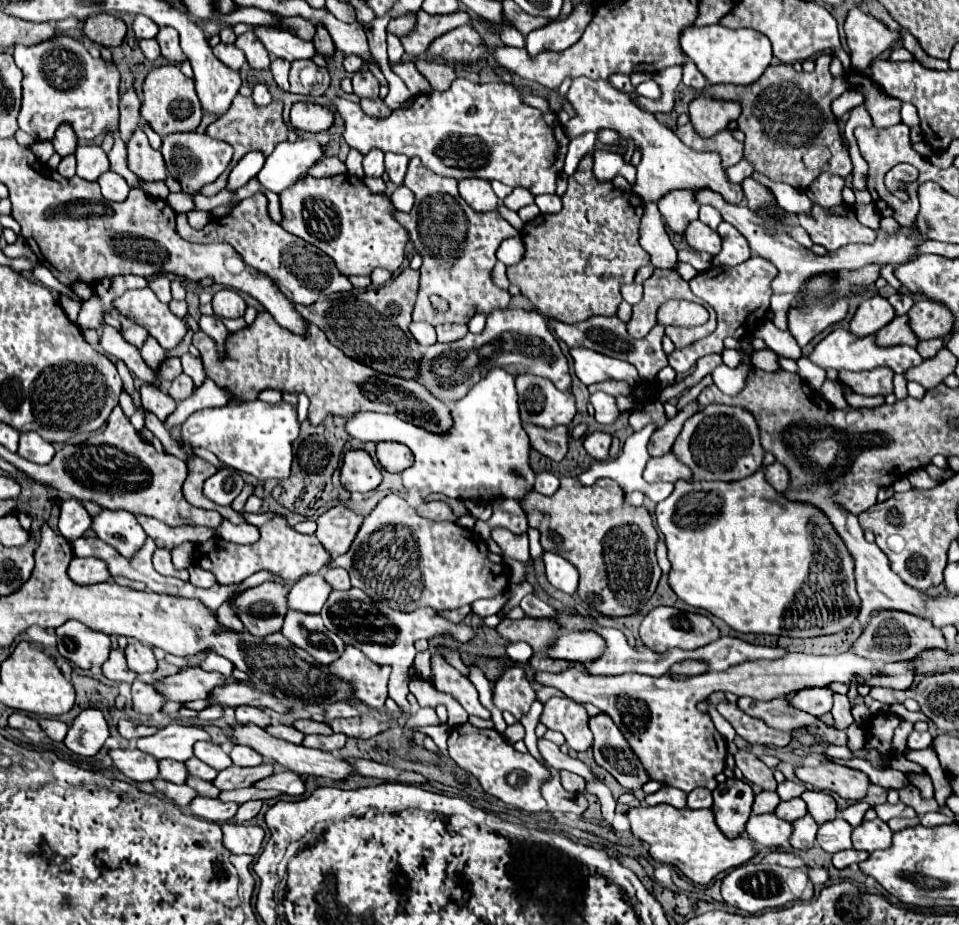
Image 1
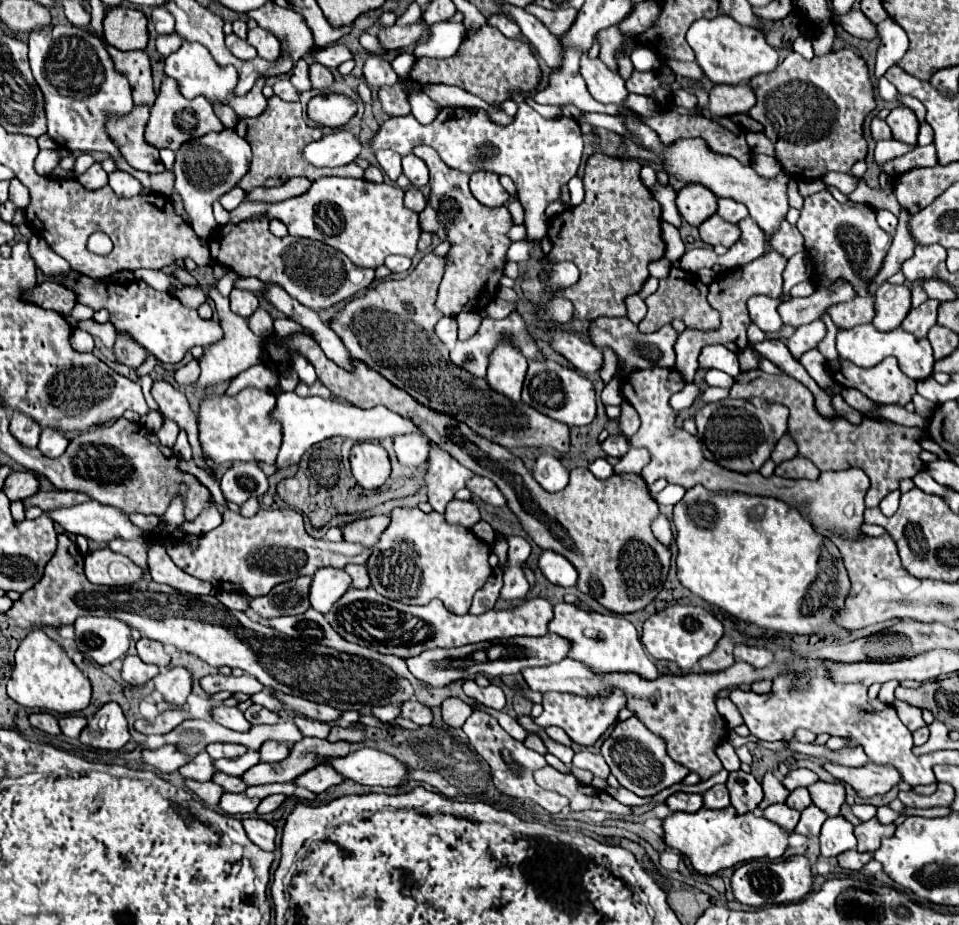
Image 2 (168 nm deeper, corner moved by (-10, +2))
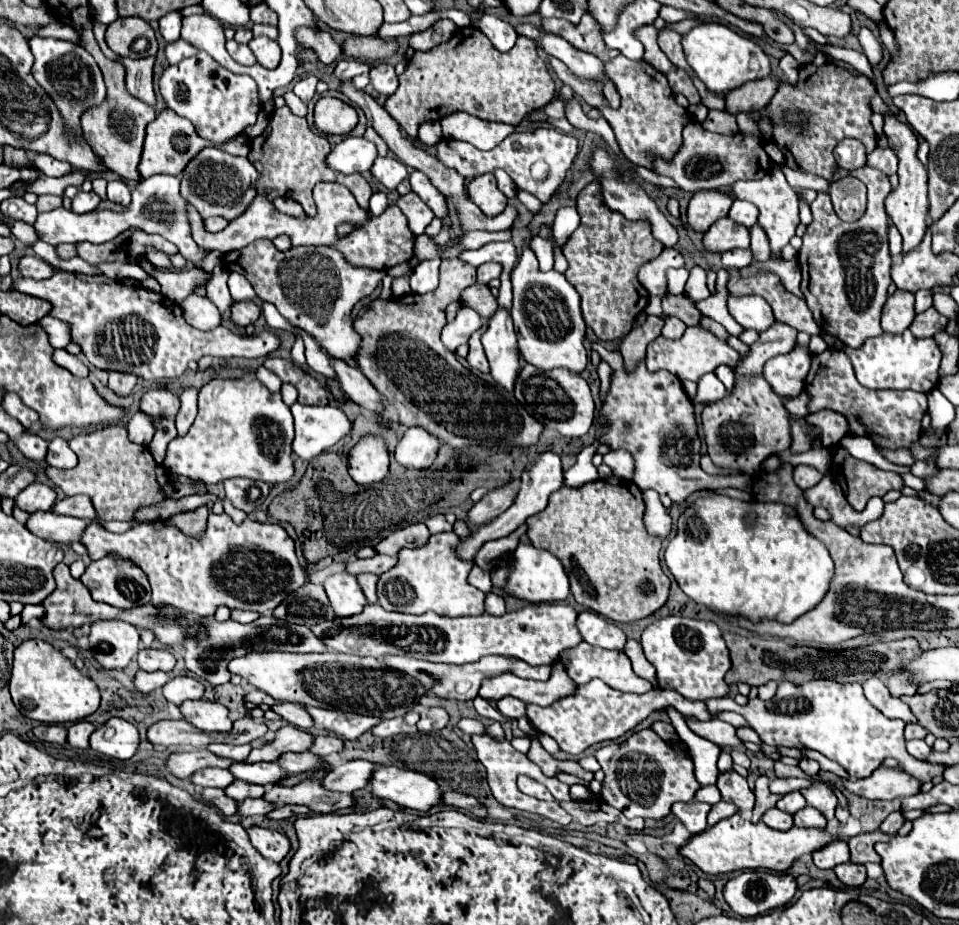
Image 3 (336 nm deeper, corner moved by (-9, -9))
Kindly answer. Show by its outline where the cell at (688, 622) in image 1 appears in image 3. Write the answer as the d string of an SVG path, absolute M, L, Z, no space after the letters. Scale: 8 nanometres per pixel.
M668 615L644 629L642 649L646 659L656 667L658 683L662 689L674 689L694 701L728 695L724 675L730 669L730 657L716 623Z

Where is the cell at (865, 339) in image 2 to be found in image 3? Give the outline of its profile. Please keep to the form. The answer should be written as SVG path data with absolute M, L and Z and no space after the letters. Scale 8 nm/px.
M904 331L902 335L882 333L878 337L870 337L858 349L844 345L844 353L852 361L858 381L870 389L912 389L928 393L936 387L936 381L940 379L940 349L936 341L916 339L910 331Z

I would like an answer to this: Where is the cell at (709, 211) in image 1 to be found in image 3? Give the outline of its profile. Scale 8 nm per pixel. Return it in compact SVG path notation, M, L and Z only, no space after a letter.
M734 199L728 217L734 219L736 223L744 225L744 227L752 227L756 223L756 219L758 219L758 209L752 203L748 203L748 201Z

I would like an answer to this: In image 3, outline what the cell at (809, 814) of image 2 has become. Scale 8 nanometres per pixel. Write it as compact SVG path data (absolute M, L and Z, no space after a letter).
M806 807L794 815L794 825L796 827L808 827L808 829L826 829L826 819L822 813L814 811L812 807Z

